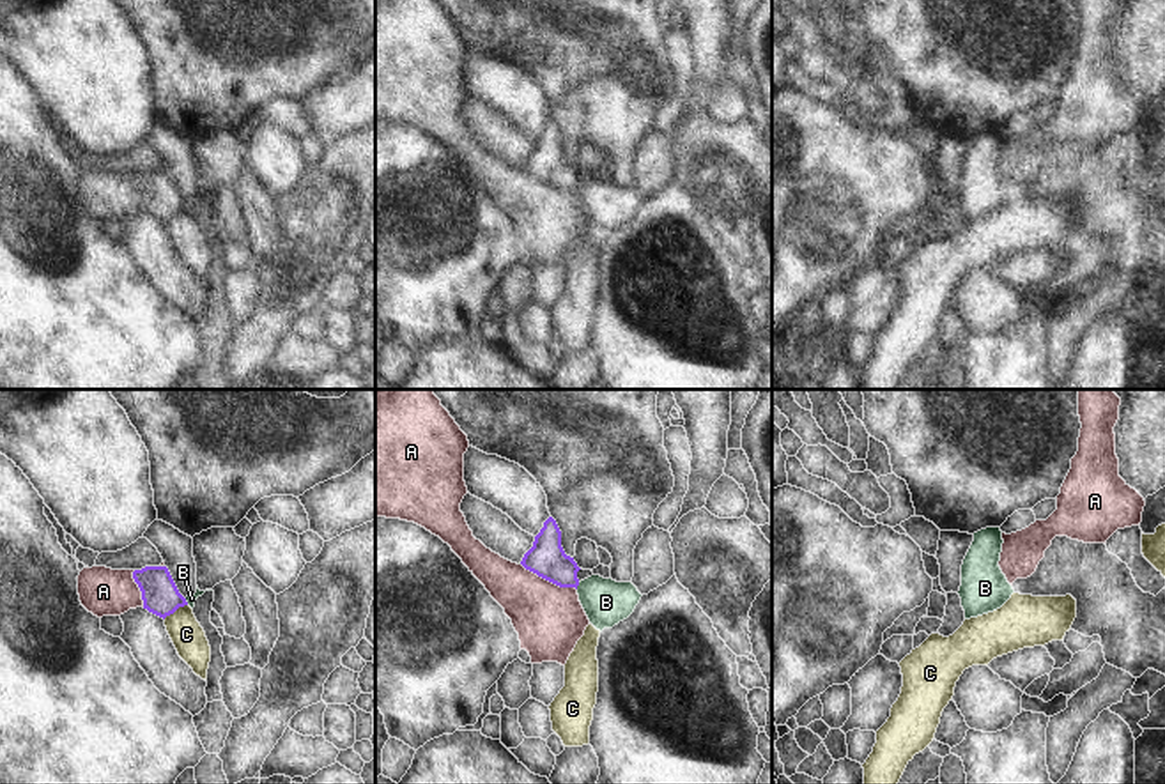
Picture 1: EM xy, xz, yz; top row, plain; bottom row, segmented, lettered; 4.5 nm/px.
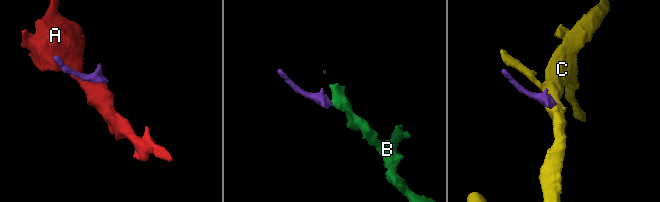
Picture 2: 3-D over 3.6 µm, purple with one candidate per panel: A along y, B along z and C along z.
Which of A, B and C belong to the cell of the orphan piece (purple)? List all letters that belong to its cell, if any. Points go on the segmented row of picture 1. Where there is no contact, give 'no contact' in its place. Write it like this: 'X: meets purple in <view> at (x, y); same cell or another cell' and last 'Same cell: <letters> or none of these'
A: meets purple in xz at (549, 581); another cell
B: meets purple in xz at (578, 584); same cell
C: meets purple in xy at (174, 611); another cell
Same cell: B

